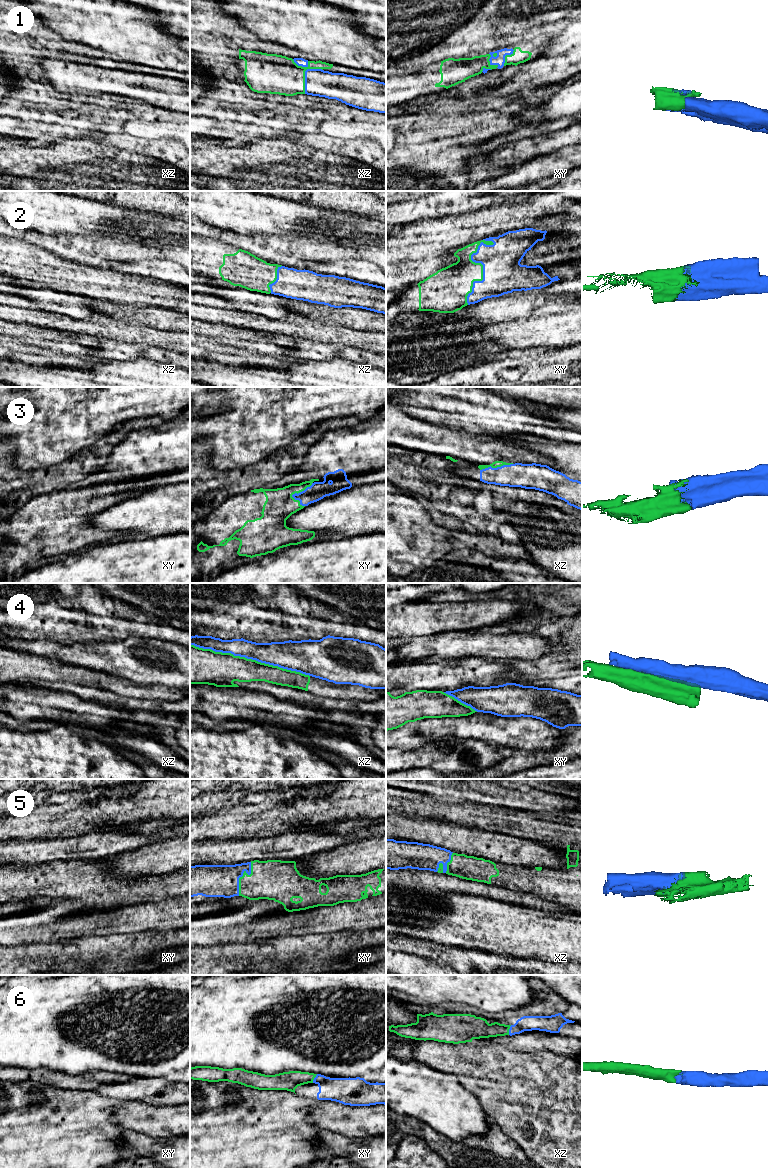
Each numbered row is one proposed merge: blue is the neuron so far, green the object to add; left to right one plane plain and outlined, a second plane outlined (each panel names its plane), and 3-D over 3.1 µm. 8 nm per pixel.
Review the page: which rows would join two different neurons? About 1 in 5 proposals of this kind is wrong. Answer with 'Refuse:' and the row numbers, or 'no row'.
Refuse: 4

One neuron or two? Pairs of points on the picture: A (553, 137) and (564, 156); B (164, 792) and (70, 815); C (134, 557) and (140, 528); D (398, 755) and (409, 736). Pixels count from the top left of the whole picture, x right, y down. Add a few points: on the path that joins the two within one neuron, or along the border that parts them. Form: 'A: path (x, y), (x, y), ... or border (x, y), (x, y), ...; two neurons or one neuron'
A: border (571, 144), (538, 156); two neurons
B: path (141, 799), (135, 805), (117, 805), (93, 813); one neuron
C: border (161, 534), (143, 538), (117, 539); two neurons
D: border (425, 742), (414, 748), (396, 748); two neurons

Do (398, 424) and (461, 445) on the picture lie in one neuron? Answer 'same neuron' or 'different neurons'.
same neuron

